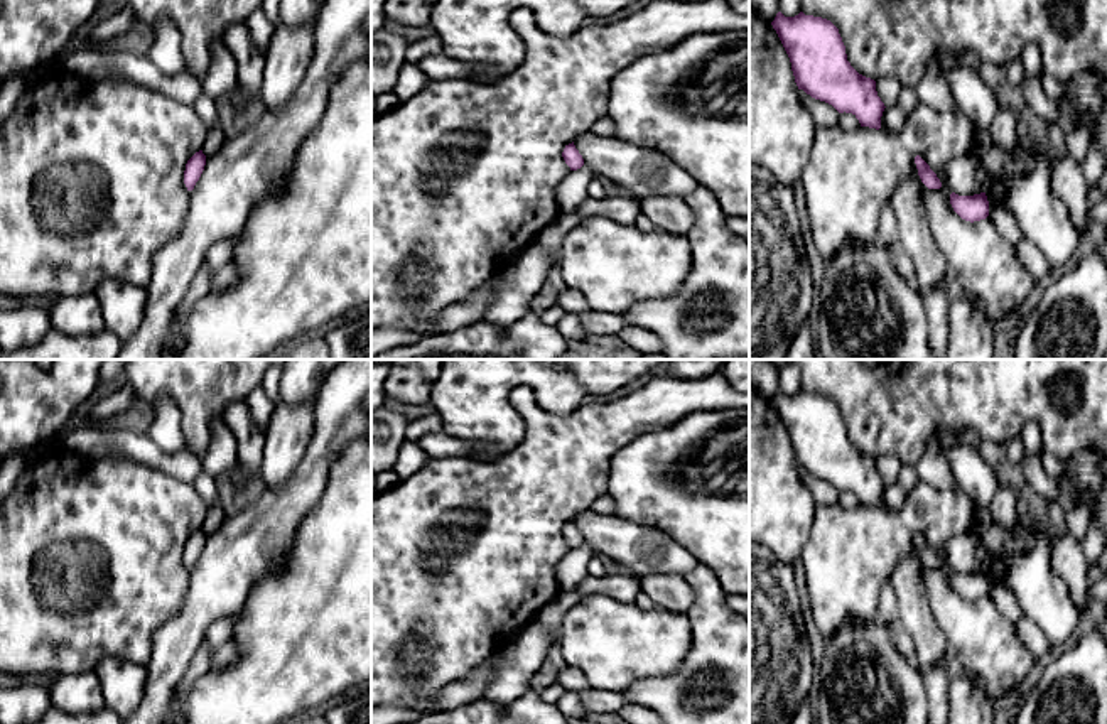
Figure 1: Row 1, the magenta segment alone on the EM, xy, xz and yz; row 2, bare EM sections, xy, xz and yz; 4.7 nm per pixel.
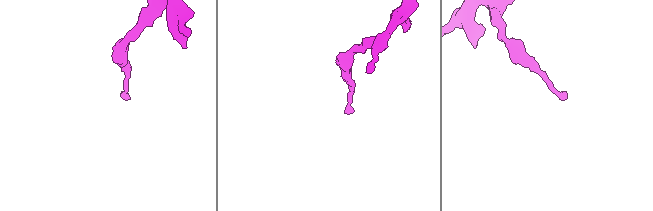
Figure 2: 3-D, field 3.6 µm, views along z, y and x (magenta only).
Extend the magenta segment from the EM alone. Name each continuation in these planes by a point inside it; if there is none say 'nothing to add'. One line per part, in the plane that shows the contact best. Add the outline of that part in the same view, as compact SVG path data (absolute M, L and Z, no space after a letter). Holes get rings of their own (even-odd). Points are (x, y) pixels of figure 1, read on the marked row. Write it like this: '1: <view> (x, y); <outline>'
nothing to add

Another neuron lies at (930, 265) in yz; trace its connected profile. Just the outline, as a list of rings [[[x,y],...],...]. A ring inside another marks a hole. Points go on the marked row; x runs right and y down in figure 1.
[[[915,179],[901,181],[891,197],[891,206],[899,248],[910,255],[915,267],[915,289],[921,297],[930,290],[945,290],[945,275],[950,267],[932,238],[921,186]]]

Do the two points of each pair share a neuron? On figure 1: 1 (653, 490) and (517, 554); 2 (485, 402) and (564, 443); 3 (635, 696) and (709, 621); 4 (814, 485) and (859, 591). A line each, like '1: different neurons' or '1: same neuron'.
1: different neurons
2: different neurons
3: same neuron
4: different neurons

